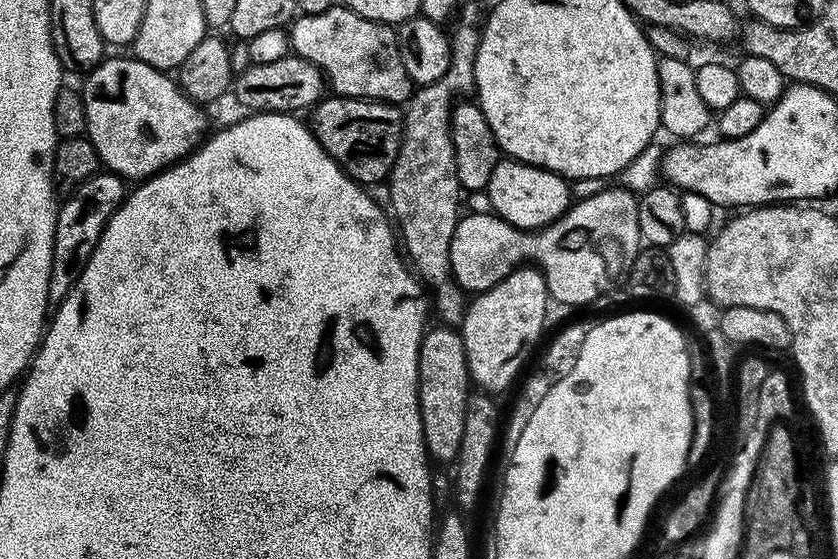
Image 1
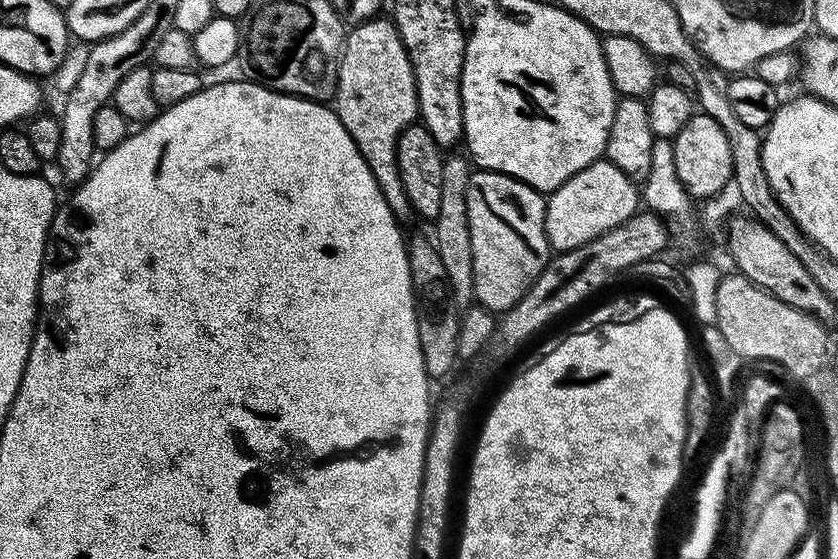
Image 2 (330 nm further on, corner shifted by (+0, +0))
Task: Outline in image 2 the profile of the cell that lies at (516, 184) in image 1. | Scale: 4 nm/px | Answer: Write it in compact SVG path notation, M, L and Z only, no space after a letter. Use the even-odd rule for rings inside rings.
M606 158L598 159L590 166L586 166L547 197L544 229L548 235L549 245L557 253L567 254L573 248L581 248L584 243L589 243L596 236L626 222L638 211L636 188L637 185Z

